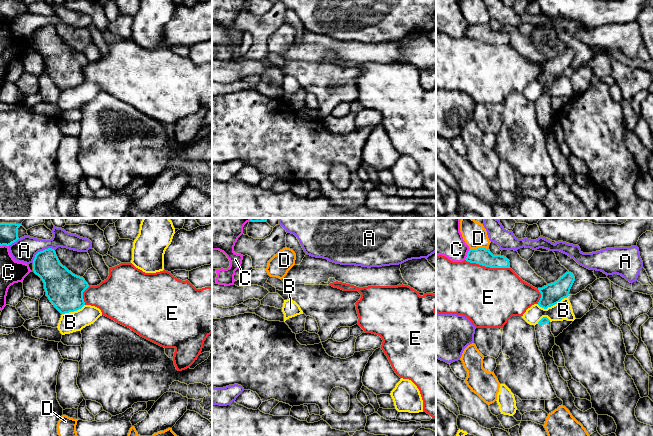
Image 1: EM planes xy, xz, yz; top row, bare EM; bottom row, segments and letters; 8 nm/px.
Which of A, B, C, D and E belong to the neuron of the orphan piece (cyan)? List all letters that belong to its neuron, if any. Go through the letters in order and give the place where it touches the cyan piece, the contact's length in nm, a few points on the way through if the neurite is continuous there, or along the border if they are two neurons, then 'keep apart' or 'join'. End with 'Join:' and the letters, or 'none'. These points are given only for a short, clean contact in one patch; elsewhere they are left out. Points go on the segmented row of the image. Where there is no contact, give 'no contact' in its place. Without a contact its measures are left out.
A: contact xy (41, 251); length 220 nm; keep apart
B: contact yz (552, 305); length 260 nm; keep apart
C: contact yz (467, 254); length 100 nm; keep apart
D: contact yz (478, 248); length 140 nm; keep apart
E: contact yz (487, 266); length 360 nm; keep apart
Join: none

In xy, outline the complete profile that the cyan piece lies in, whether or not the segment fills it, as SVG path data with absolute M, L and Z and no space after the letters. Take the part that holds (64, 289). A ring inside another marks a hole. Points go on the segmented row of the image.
M54 249L35 255L33 271L43 281L46 296L61 314L77 311L85 305L83 292L89 287L88 283L63 266Z

